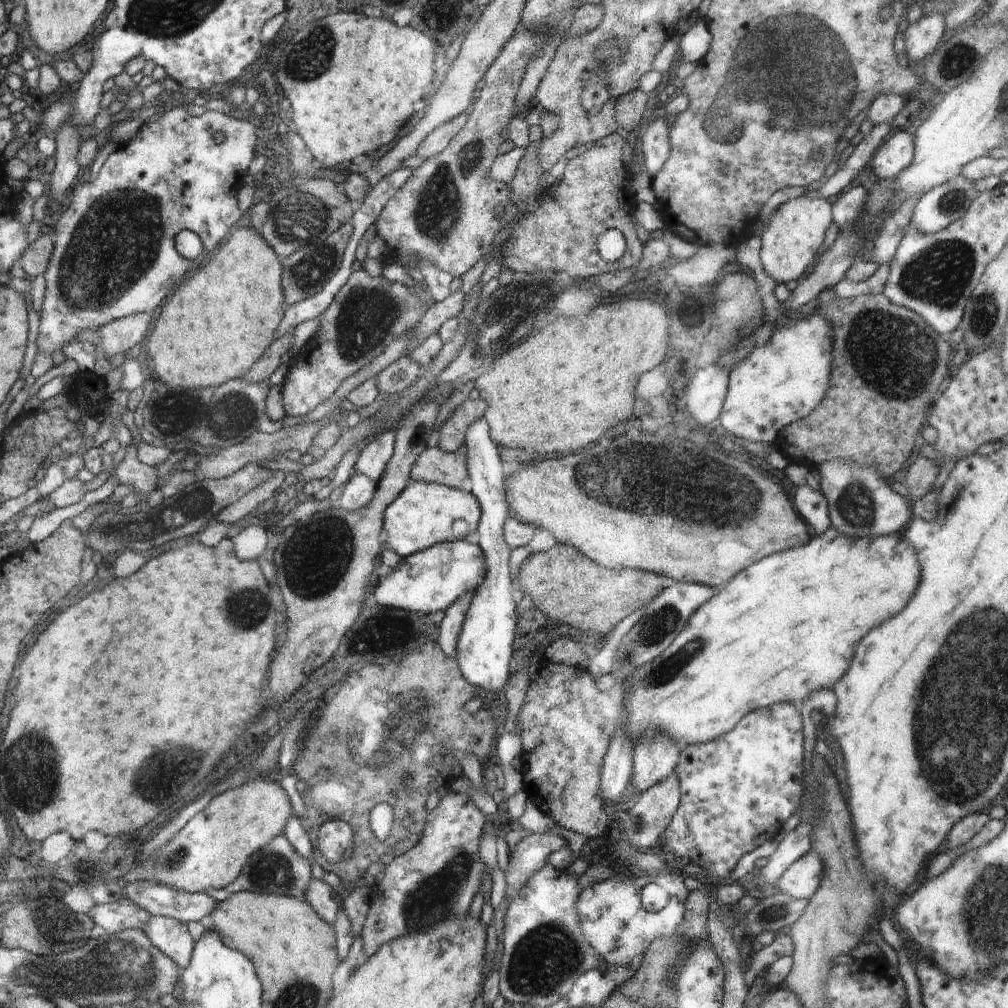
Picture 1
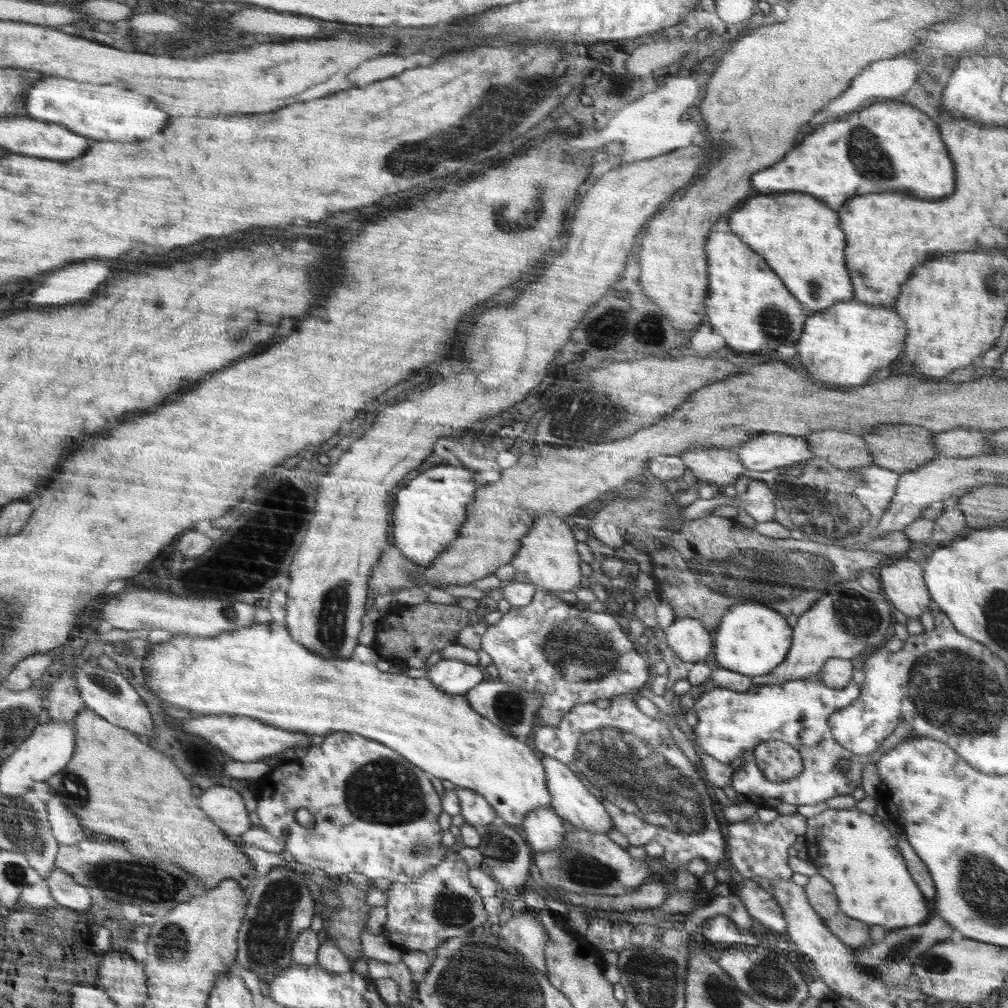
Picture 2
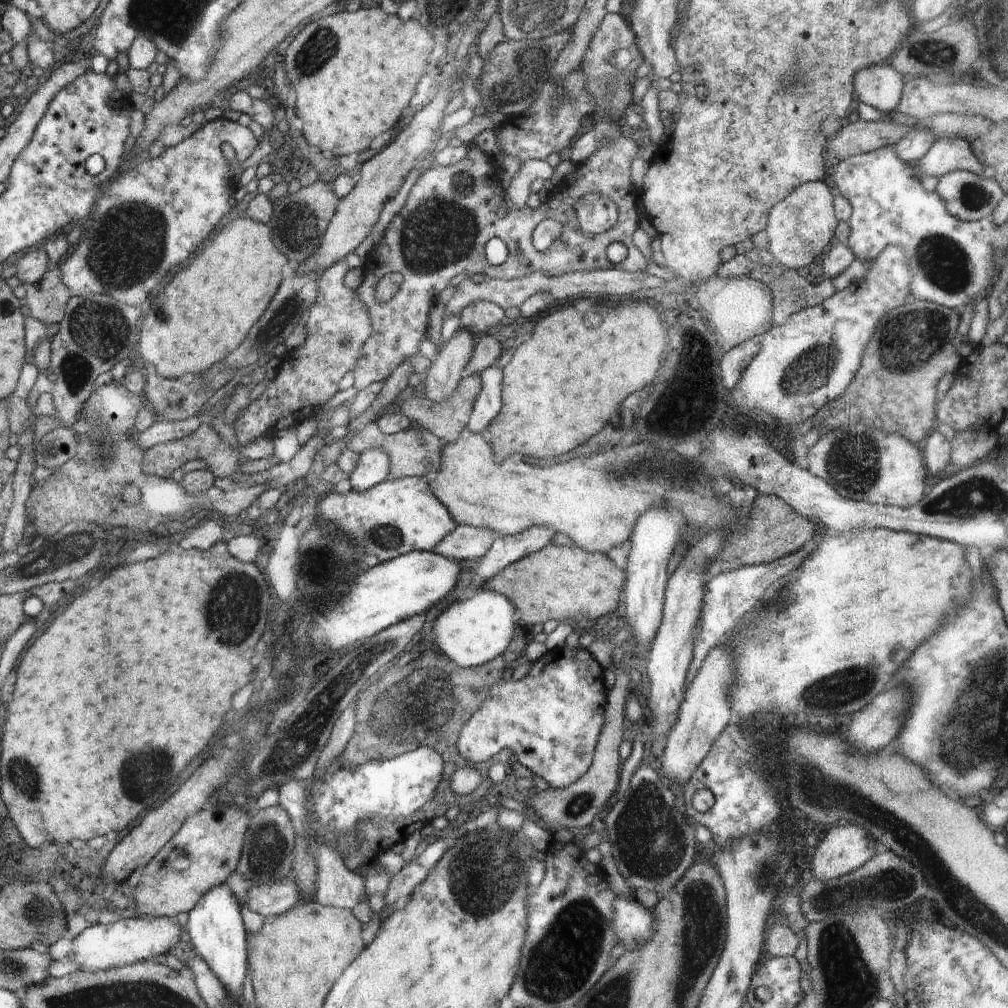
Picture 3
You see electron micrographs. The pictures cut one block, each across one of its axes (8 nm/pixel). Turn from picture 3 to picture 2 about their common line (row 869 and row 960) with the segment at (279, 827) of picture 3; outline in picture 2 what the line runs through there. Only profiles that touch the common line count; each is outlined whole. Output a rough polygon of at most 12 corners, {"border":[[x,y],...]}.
{"border":[[312,873],[259,875],[238,932],[237,963],[263,984],[292,966],[310,928]]}

